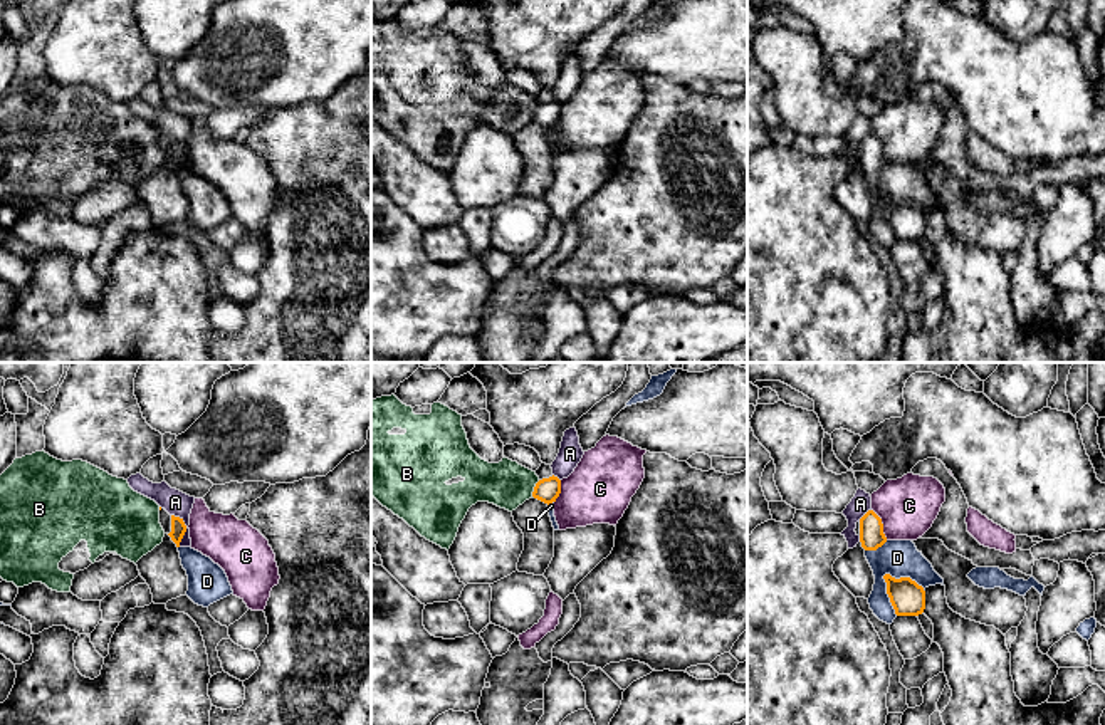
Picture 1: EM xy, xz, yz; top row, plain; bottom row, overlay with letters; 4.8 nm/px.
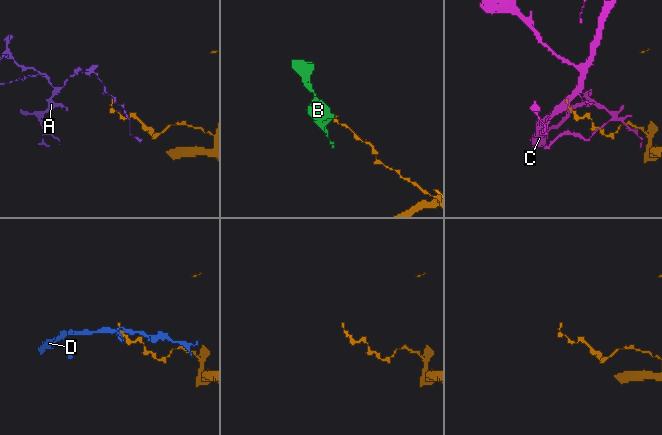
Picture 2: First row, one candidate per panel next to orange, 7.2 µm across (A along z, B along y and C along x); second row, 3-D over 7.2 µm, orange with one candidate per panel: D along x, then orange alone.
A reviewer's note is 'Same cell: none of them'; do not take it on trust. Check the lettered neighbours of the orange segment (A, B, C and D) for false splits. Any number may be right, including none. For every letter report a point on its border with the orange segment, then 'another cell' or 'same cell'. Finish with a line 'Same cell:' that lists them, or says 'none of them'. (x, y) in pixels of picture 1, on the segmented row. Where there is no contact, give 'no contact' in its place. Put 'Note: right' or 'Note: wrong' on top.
Note: right
A: contact xy (185, 529); another cell
B: contact xz (534, 489); another cell
C: contact yz (882, 524); another cell
D: contact yz (904, 578); another cell
Same cell: none of them

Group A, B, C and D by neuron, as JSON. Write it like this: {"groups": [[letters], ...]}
{"groups": [["A"], ["B"], ["C"], ["D"]]}

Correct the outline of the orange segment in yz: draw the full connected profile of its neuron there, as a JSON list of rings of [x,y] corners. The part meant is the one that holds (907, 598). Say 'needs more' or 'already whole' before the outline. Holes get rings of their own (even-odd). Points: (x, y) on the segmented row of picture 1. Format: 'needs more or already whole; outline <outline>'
already whole; outline [[[890,574],[883,576],[887,594],[897,616],[919,616],[925,609],[925,591],[910,577],[895,579]]]

